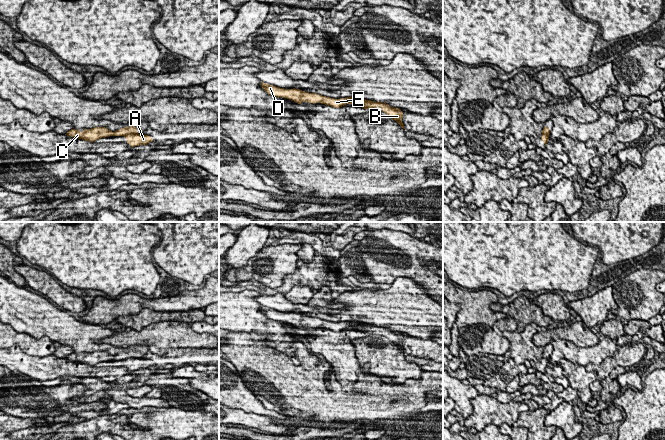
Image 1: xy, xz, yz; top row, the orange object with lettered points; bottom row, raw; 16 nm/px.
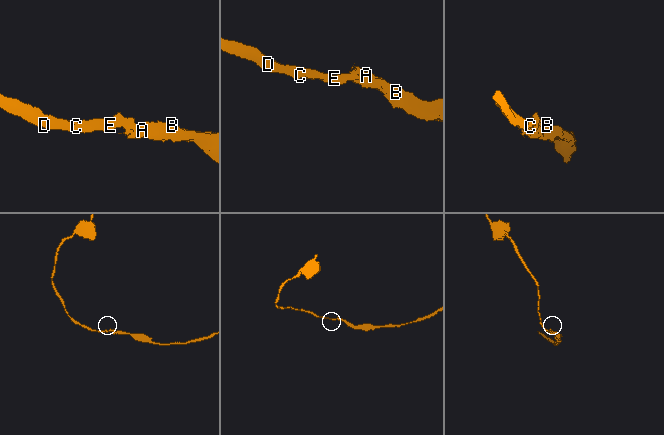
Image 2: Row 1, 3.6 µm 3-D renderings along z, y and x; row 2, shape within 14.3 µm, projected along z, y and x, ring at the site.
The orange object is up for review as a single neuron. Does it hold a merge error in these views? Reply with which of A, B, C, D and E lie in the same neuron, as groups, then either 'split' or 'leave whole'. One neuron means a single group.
A B / C D E | split

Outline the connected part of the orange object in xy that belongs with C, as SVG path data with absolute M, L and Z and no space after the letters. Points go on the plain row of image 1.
M134 350L124 351L115 356L109 355L105 351L95 351L92 353L83 353L81 358L79 354L71 353L65 359L80 362L85 365L94 366L97 363L110 361L110 360L125 360L137 356L137 352Z

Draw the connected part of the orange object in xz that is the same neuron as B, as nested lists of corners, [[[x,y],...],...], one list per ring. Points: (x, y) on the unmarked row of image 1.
[[[353,320],[351,321],[351,323],[354,328],[364,333],[380,331],[382,333],[382,336],[385,336],[389,340],[389,342],[392,342],[397,345],[401,352],[405,353],[404,348],[401,346],[403,342],[403,336],[399,332],[393,332],[388,328],[382,326],[373,326],[371,324],[365,324],[362,321]]]

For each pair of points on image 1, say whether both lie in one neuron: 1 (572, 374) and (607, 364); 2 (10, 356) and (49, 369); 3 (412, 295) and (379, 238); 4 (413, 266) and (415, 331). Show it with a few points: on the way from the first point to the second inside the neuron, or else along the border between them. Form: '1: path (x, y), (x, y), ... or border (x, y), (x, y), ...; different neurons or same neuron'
1: border (584, 366), (587, 371), (594, 371); different neurons
2: path (20, 361), (39, 368); same neuron
3: border (396, 277), (412, 278), (423, 287); different neurons
4: border (397, 276), (414, 279), (430, 295); different neurons

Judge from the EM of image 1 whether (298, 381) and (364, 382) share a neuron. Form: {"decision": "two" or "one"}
{"decision": "one"}

